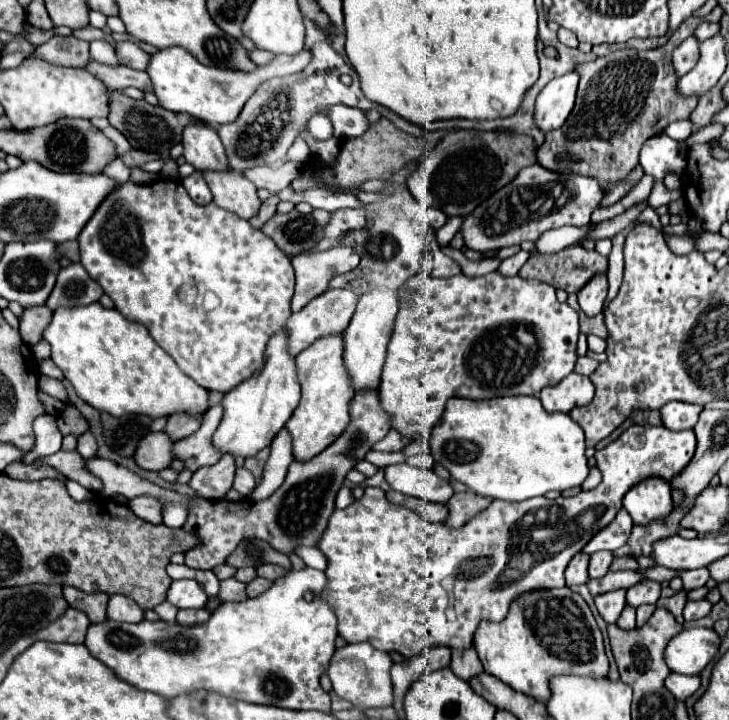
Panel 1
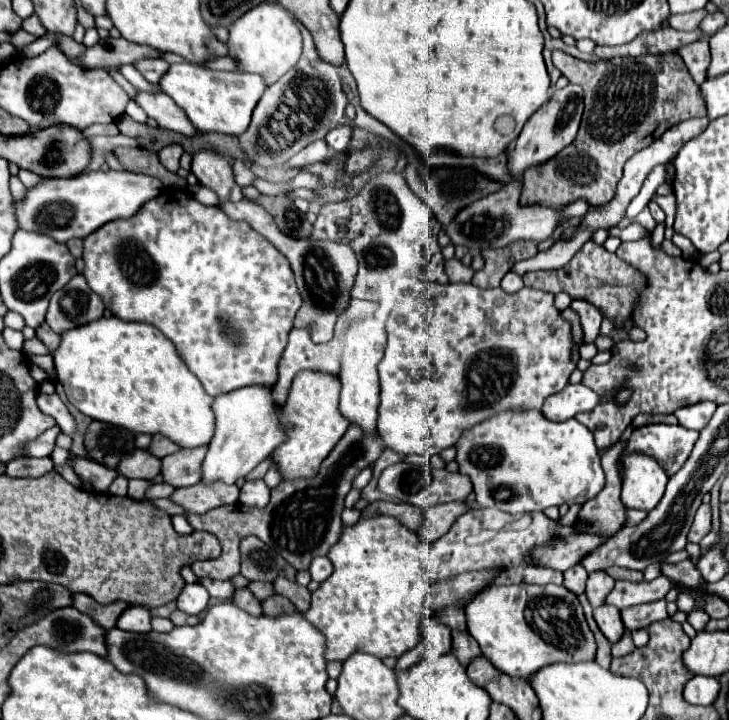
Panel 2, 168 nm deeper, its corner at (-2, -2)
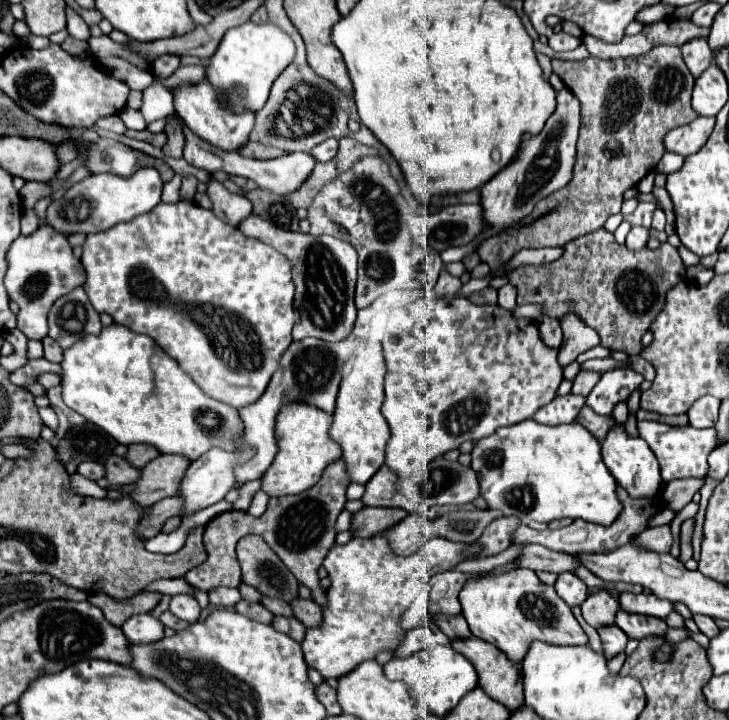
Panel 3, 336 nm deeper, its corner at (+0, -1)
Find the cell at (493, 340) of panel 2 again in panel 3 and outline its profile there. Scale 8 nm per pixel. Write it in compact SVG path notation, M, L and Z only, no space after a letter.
M420 297L388 327L382 345L388 369L382 415L392 433L386 445L386 467L398 477L412 475L432 459L458 449L468 439L478 441L494 435L498 427L530 419L540 407L554 399L562 381L558 351L542 343L534 321L514 319L510 311L498 305L480 307L464 297Z

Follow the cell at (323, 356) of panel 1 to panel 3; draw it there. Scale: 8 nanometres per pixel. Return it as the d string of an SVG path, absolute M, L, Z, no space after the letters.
M288 403L276 417L276 443L278 453L274 463L262 477L262 491L268 497L284 497L284 495L298 495L312 485L316 485L328 465L332 465L338 455L338 445L328 439L332 415L318 413L318 409L310 405L296 405Z

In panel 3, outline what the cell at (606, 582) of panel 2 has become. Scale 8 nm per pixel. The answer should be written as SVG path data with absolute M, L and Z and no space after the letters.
M606 591L594 593L582 603L582 617L594 629L614 625L616 611L618 611L618 601L614 601L614 597L610 597L610 593Z

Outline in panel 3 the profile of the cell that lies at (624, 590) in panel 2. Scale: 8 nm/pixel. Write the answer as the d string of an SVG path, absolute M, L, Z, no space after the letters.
M622 593L622 601L620 607L628 613L638 613L638 615L648 615L648 617L658 617L658 619L666 619L666 615L670 611L674 611L674 605L666 599L658 599L652 593Z

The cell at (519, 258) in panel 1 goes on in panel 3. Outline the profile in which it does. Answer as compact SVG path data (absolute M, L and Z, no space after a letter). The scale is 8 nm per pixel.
M504 285L498 289L498 305L508 311L516 307L516 293L514 293L512 285Z

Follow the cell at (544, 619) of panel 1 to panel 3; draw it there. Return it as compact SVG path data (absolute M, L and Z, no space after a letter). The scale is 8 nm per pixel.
M512 569L498 575L474 575L458 595L462 615L474 637L502 649L510 661L520 663L530 641L552 641L554 645L588 645L588 637L574 619L570 607L544 585L530 569Z

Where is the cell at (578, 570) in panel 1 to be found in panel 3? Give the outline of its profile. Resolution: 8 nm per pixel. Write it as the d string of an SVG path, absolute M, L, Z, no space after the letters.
M562 573L558 575L558 581L554 585L558 597L562 597L562 601L568 605L568 607L576 607L576 605L582 605L588 597L588 589L584 585L584 581L580 581L576 575L572 573Z

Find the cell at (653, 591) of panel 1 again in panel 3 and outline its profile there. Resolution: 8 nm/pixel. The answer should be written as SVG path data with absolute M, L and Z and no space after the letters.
M618 611L616 625L628 635L628 639L646 639L646 637L662 637L668 629L664 621L658 621L656 617L638 617L634 613Z

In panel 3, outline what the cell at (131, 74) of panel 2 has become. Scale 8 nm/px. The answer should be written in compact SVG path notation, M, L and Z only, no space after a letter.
M154 83L152 87L144 89L144 105L140 109L146 125L150 125L156 119L166 119L172 115L174 109L174 97L168 89L164 89L160 83Z

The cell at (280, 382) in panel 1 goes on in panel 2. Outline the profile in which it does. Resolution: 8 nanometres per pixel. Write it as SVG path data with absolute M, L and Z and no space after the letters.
M246 386L222 394L214 400L216 412L216 434L210 440L208 454L202 464L202 480L222 480L234 484L254 470L262 460L286 440L286 428L282 424L284 406L272 398L272 386Z

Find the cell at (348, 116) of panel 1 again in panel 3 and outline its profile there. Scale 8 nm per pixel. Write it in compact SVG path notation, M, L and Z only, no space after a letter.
M330 139L330 141L324 141L322 145L316 145L310 155L316 159L316 161L328 161L336 155L336 149L338 149L338 141Z

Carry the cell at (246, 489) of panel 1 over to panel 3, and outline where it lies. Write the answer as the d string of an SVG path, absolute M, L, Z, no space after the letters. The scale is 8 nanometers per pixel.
M258 491L256 497L254 497L254 501L252 501L252 505L250 505L250 509L248 509L248 513L254 515L254 517L260 517L266 511L266 507L268 507L268 499L270 497L266 497L266 493Z

